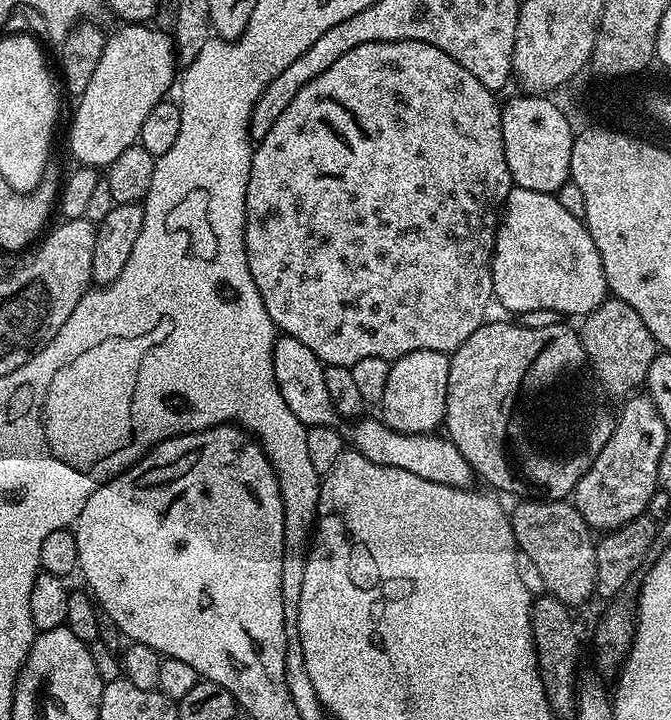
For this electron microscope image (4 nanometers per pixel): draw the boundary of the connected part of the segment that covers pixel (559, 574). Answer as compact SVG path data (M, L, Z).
M528 498L517 504L510 512L512 533L519 551L530 556L537 565L546 592L569 608L584 603L597 589L600 564L596 562L596 548L591 540L592 529L582 518L581 512L565 499Z

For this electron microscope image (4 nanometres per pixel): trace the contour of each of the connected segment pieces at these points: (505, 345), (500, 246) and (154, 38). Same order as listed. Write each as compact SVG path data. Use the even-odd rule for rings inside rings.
M485 322L478 330L474 330L474 334L470 334L470 338L466 338L466 342L462 342L462 346L458 346L455 352L451 353L450 382L446 394L443 427L448 428L447 439L451 440L454 446L458 446L462 458L470 462L473 473L479 479L481 476L489 484L485 484L489 489L498 488L501 493L511 494L516 488L516 484L508 484L508 468L504 468L504 456L500 456L500 432L504 432L504 408L500 408L500 404L504 404L504 396L512 396L512 392L508 392L508 388L512 388L512 384L508 384L508 376L520 376L520 372L512 372L512 368L520 368L520 364L512 364L512 352L528 352L524 360L531 362L532 356L540 352L540 344L544 344L548 336L556 336L556 332L560 332L560 324L550 326L548 329L530 329L524 328L519 322L513 324Z
M513 187L509 194L500 226L496 229L496 247L492 250L492 291L498 304L500 300L501 306L514 314L545 309L563 312L568 318L587 316L609 295L602 258L583 219L571 215L551 192L518 187Z
M128 22L120 27L124 28L104 41L94 78L90 78L90 86L78 97L80 105L68 136L76 162L97 170L114 162L122 150L139 141L146 114L169 95L168 87L173 87L178 76L174 40L169 33L167 36L156 28L148 28L152 26L144 22Z

